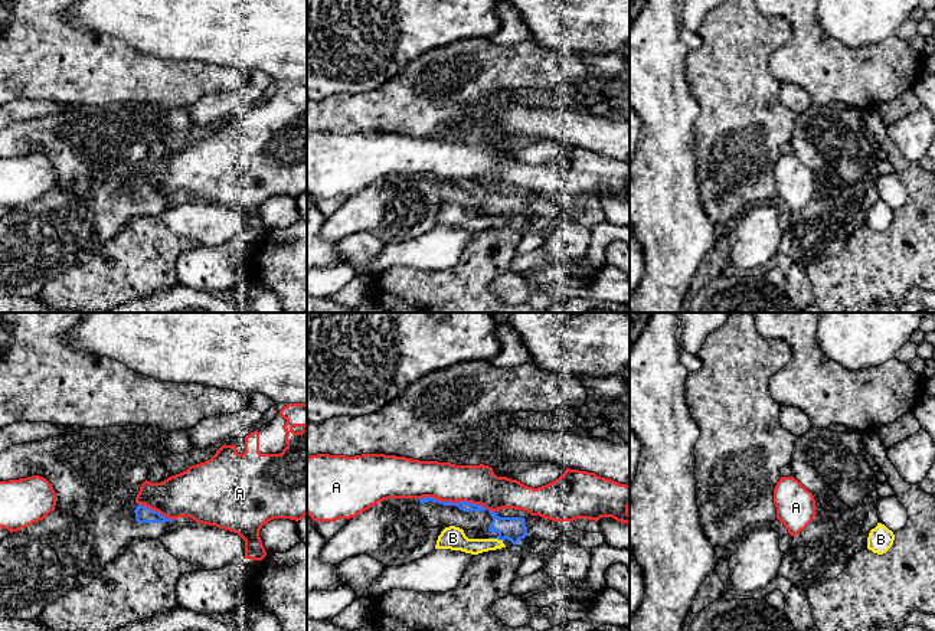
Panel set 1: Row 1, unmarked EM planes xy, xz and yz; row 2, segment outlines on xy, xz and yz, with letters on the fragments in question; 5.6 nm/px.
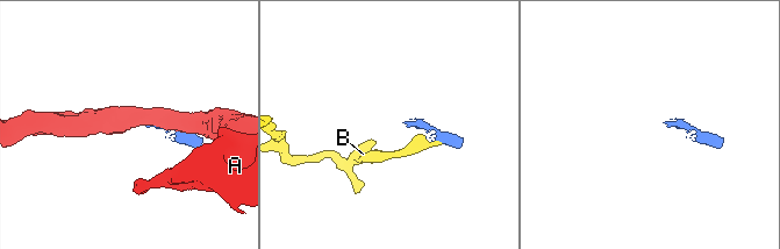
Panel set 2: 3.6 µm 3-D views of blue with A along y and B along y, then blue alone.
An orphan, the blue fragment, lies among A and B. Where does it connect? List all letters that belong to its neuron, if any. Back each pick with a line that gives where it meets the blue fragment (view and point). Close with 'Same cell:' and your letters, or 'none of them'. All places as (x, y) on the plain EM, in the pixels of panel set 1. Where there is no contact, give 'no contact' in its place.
Same cell: none of them

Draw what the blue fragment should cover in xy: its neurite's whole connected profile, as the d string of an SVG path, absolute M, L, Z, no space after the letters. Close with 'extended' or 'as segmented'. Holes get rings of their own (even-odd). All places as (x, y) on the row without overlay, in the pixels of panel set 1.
M151 102L82 105L0 130L0 158L43 148L56 171L55 187L43 197L0 218L0 295L37 297L46 282L88 262L131 219L160 216L177 202L135 180L150 144L169 131L169 111Z; extended

